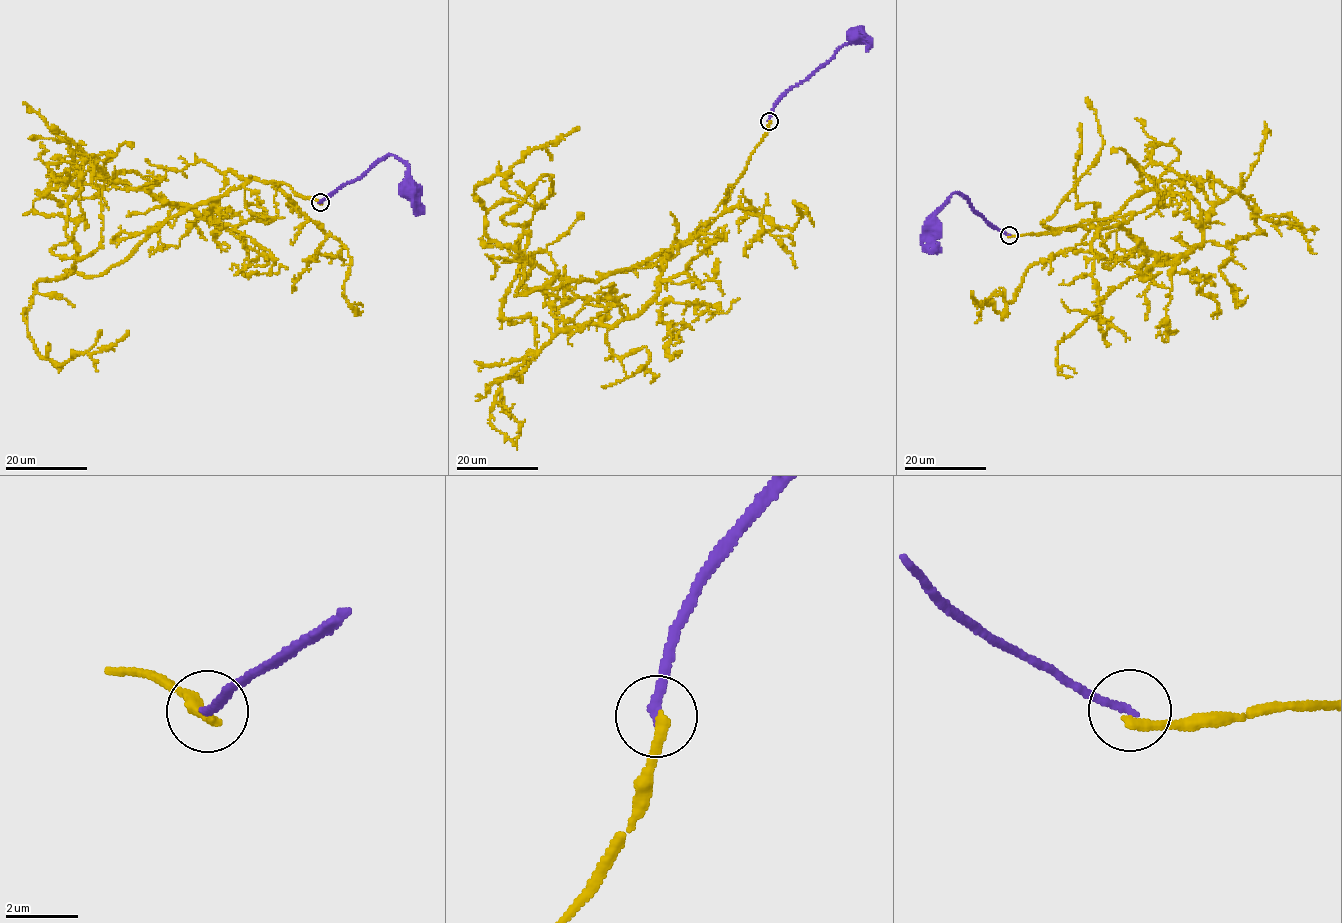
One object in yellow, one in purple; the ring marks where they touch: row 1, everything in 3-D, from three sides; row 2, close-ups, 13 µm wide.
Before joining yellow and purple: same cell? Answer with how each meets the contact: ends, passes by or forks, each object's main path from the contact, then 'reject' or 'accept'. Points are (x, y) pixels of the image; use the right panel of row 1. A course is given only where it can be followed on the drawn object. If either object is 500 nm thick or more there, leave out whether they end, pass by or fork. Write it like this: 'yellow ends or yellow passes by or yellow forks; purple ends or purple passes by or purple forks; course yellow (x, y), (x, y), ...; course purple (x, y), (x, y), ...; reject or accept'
yellow ends; purple ends; course yellow (1008, 235), (1118, 224), (1149, 270), (1094, 220), (1041, 223), (1104, 144), (1085, 98); course purple (1008, 235), (978, 214), (967, 198), (957, 192), (934, 216), (934, 221); reject

